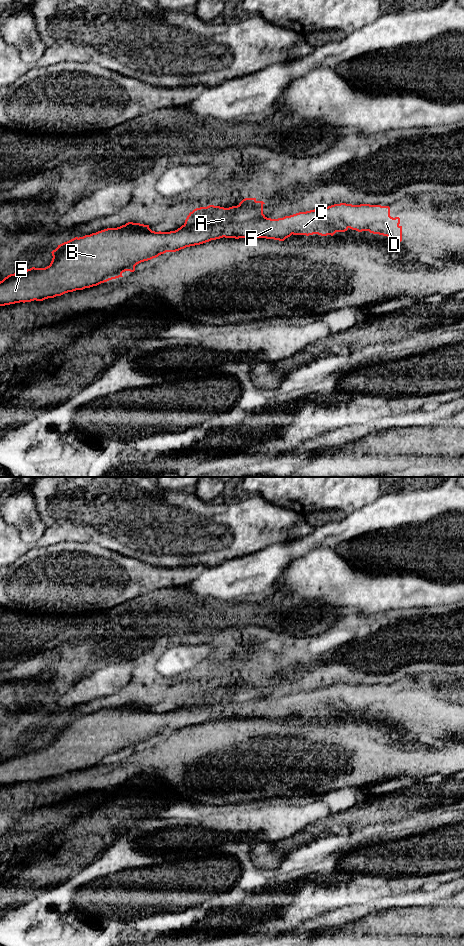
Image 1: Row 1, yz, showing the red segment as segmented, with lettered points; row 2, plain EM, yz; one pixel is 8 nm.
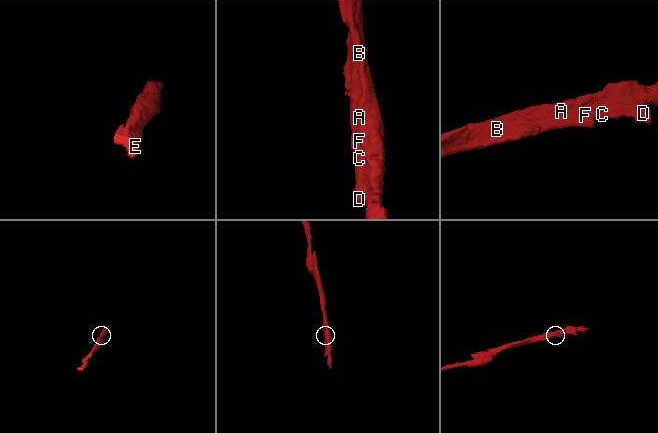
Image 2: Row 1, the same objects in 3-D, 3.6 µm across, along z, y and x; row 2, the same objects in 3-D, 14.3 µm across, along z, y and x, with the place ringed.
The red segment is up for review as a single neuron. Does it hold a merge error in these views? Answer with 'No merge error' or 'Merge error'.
No merge error

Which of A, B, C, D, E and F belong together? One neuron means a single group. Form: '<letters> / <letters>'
A B C D E F

